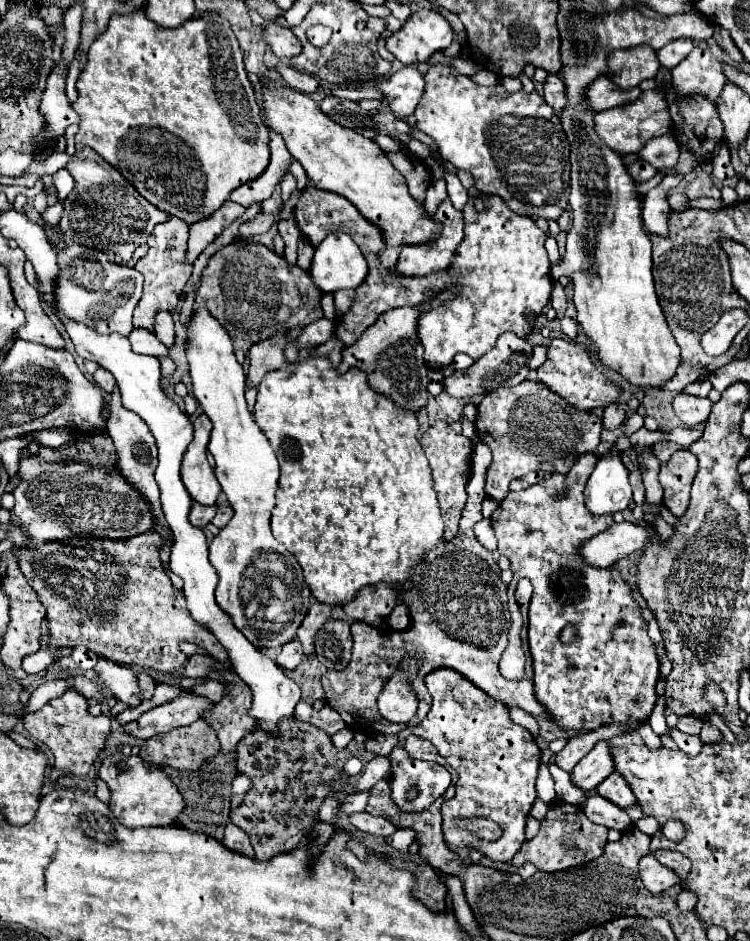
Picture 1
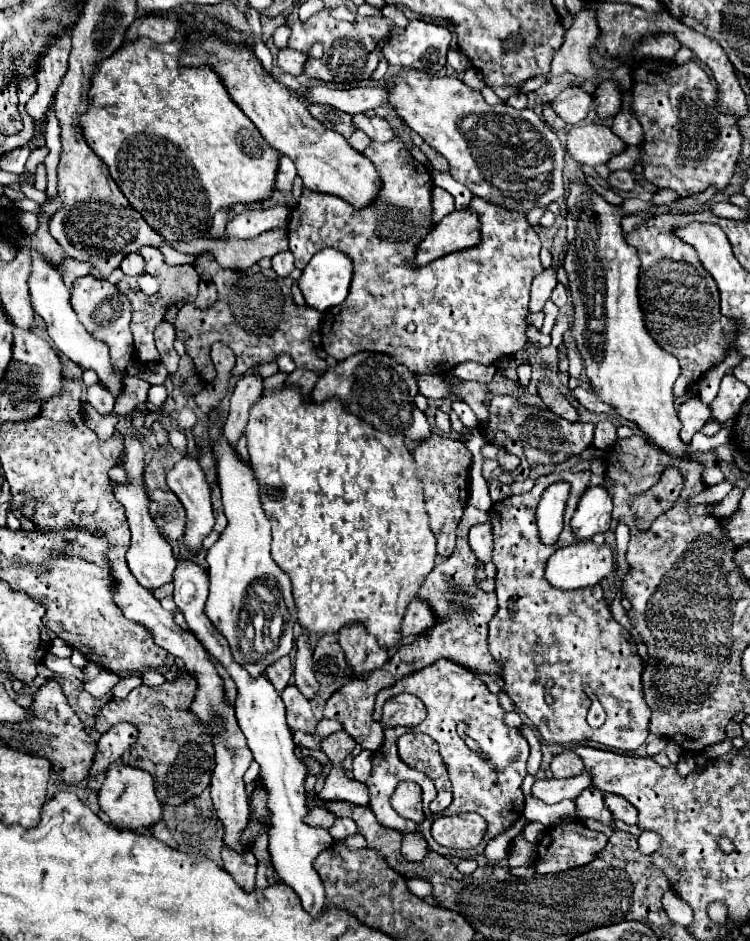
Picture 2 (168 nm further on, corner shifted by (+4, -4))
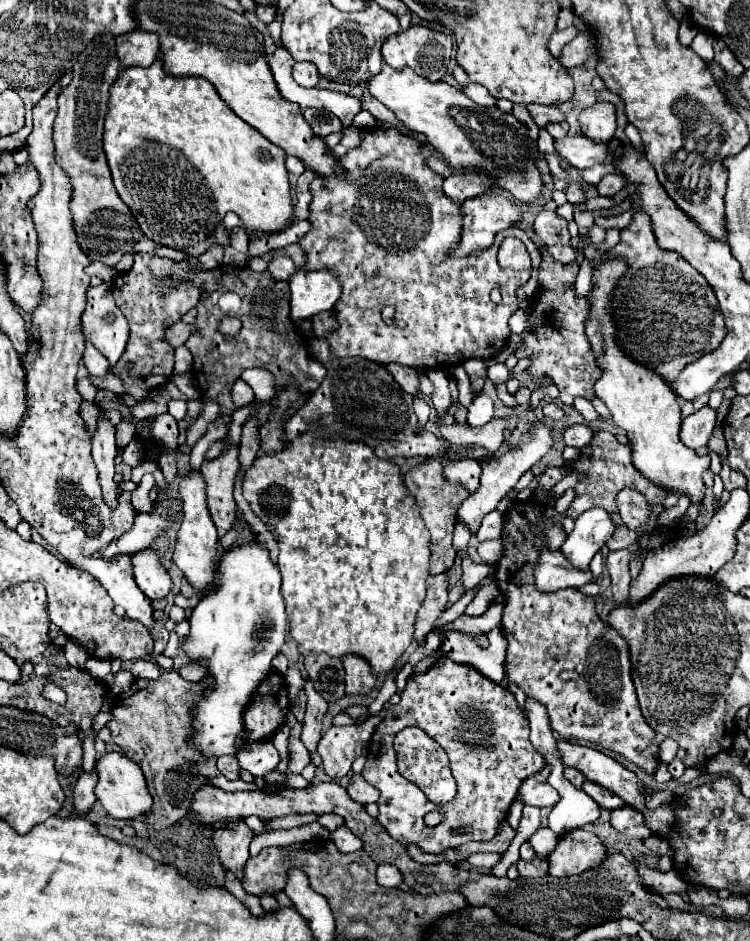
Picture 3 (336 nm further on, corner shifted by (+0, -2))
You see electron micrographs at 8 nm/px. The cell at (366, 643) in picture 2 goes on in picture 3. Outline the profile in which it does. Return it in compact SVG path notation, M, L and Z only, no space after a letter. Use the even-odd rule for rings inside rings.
M346 655L342 661L346 671L346 695L368 695L376 685L368 663L358 655Z

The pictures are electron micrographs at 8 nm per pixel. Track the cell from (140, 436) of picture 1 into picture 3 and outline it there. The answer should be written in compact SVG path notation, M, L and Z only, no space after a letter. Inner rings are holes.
M144 549L132 555L132 565L134 565L136 585L150 601L164 599L170 593L172 579L166 573L166 569L160 565L160 559L154 551Z

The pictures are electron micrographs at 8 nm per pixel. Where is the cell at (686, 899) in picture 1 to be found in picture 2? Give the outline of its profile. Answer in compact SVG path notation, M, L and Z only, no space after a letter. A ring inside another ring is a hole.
M672 889L664 893L662 897L662 907L666 911L666 915L674 921L674 923L680 923L680 925L690 925L692 923L692 909L686 901L682 901Z

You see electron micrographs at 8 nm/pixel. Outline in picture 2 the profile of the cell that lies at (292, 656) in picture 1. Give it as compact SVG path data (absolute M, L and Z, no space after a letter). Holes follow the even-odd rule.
M288 655L268 667L268 679L274 683L276 691L282 691L288 685L290 677L292 677L292 663L290 663Z

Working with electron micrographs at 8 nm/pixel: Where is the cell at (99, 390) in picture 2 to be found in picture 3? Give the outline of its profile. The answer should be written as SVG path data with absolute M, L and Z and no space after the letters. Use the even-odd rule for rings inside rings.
M100 415L98 431L96 431L94 439L92 439L92 457L94 457L94 463L98 467L104 501L110 503L110 507L116 509L118 495L122 493L122 489L114 481L114 475L116 475L116 469L114 469L114 457L116 457L114 427L110 425L110 421L104 415Z

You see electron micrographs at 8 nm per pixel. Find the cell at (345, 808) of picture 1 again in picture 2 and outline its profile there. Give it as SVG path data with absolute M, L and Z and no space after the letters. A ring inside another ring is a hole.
M312 807L310 815L306 817L306 823L310 825L318 825L318 827L332 827L336 821L336 815L334 813L328 813L328 809L324 807Z

